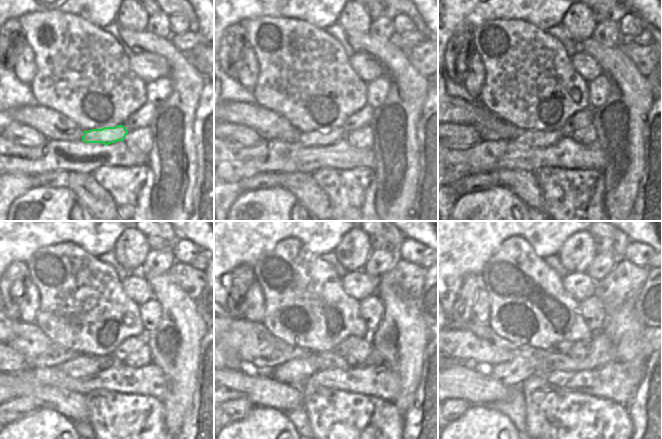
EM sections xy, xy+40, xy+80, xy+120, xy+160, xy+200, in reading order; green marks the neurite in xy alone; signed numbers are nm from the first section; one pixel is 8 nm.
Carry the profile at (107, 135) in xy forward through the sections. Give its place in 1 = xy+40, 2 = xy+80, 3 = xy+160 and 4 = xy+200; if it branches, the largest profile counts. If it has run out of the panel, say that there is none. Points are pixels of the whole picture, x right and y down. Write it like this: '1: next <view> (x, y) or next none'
1: next xy+40 (310, 138)
2: next xy+80 (528, 138)
3: next xy+160 (296, 371)
4: next xy+200 (513, 373)

